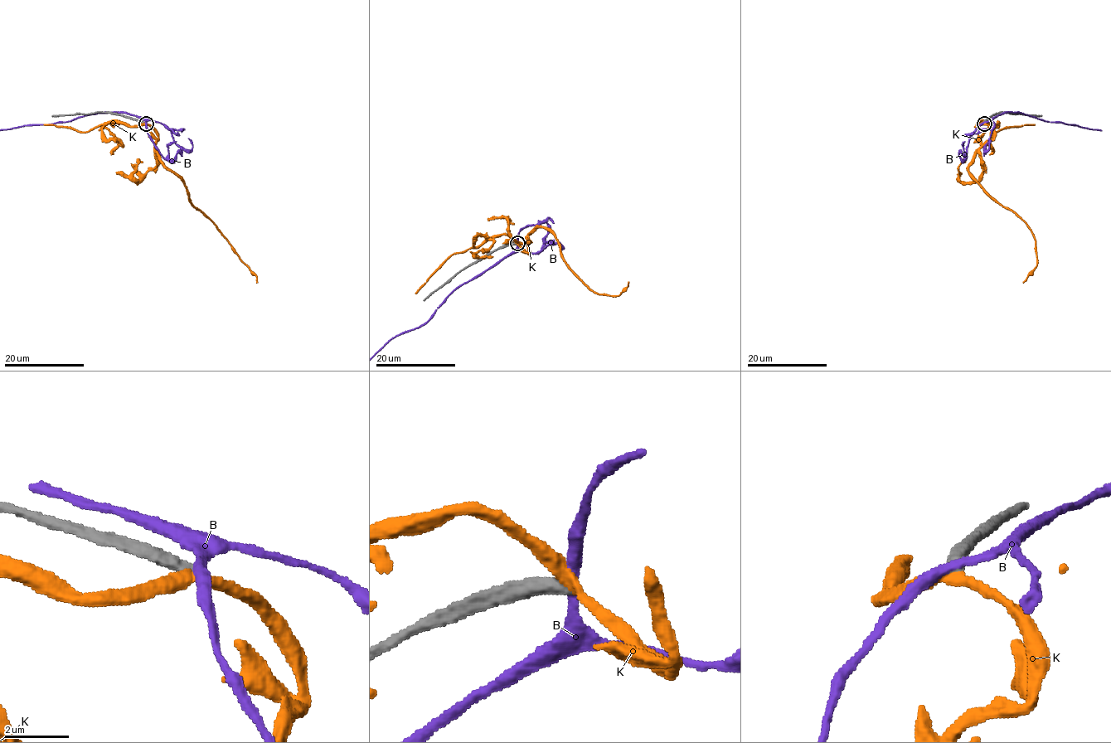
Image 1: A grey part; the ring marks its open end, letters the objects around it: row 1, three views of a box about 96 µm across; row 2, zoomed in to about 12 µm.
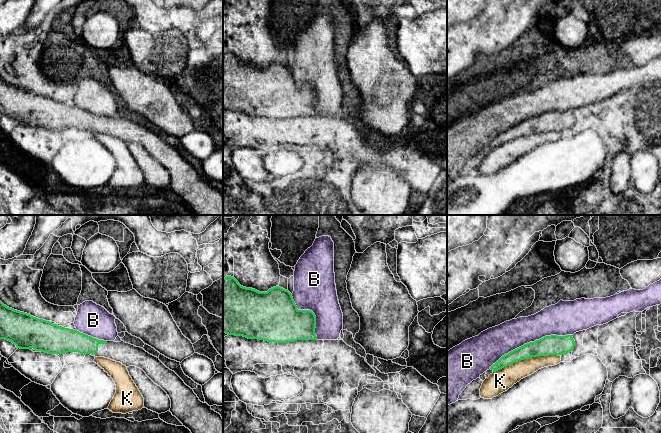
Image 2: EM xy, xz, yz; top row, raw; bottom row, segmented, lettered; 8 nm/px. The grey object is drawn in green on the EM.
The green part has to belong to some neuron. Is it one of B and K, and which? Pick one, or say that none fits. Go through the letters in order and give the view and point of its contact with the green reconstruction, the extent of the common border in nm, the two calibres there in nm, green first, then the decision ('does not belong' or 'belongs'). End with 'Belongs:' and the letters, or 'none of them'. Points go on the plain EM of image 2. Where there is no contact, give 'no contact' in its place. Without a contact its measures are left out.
B: contact yz (530, 118); length 700 nm; calibres 160 and 240 nm; does not belong
K: contact yz (525, 134); length 550 nm; calibres 160 and 170 nm; does not belong
Belongs: none of them

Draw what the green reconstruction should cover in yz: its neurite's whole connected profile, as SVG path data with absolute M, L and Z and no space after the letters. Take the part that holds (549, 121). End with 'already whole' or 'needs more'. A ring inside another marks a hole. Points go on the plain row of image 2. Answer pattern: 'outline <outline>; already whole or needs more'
outline M572 111L566 112L545 112L534 118L524 120L523 122L502 132L489 146L486 147L486 154L510 140L537 132L563 131L574 125L575 117Z; needs more

